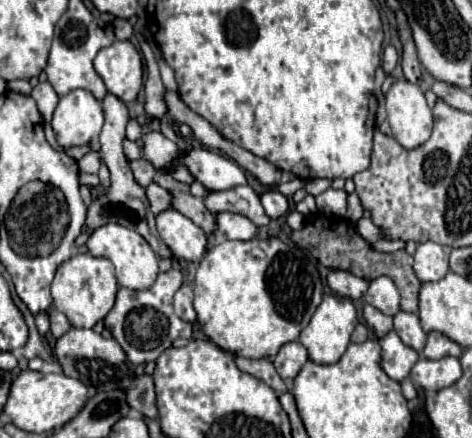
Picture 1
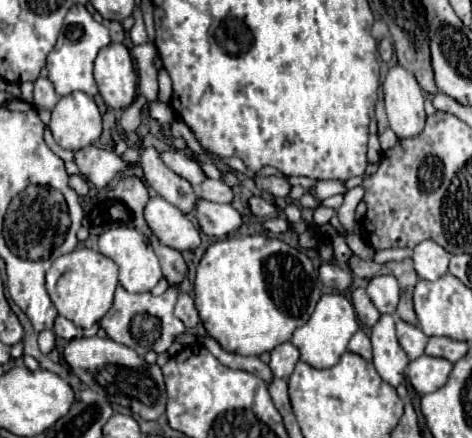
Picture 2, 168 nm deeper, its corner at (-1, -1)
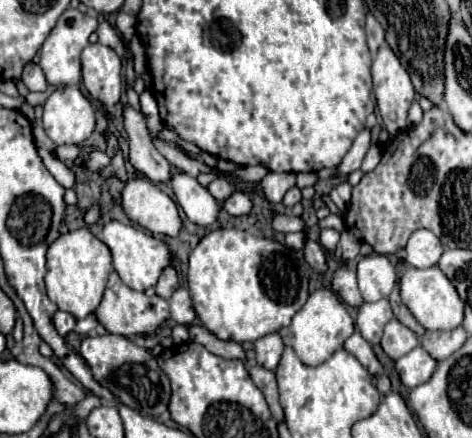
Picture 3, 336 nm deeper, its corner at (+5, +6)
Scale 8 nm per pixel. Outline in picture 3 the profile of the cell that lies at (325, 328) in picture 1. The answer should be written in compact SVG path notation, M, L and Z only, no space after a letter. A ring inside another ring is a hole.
M317 289L315 293L309 295L307 303L295 313L291 325L281 329L279 335L283 337L283 343L291 347L305 365L321 365L337 349L343 347L345 337L349 337L353 331L355 323L347 313L345 305L339 301L339 297L331 289Z

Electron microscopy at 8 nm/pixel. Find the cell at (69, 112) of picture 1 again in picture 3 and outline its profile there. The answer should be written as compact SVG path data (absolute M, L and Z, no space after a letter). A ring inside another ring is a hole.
M77 85L53 89L43 105L43 129L57 143L81 145L95 129L95 111Z

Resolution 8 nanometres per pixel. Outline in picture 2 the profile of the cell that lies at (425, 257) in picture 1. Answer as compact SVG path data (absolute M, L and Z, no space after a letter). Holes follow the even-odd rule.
M423 240L421 244L415 246L413 262L415 262L415 272L419 274L421 280L437 280L447 272L451 254L441 248L433 240Z

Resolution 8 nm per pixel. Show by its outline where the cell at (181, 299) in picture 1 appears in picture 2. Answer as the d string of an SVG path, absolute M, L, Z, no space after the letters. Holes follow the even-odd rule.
M185 292L179 294L177 306L175 306L175 316L185 324L185 328L195 328L199 324L199 314L193 304L193 298Z

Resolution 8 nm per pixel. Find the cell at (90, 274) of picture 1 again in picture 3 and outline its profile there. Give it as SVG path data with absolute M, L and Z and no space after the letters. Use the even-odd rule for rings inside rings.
M87 227L67 231L57 241L53 241L47 251L47 295L61 311L71 313L75 319L85 319L99 307L111 269L113 265L109 247L99 241Z

